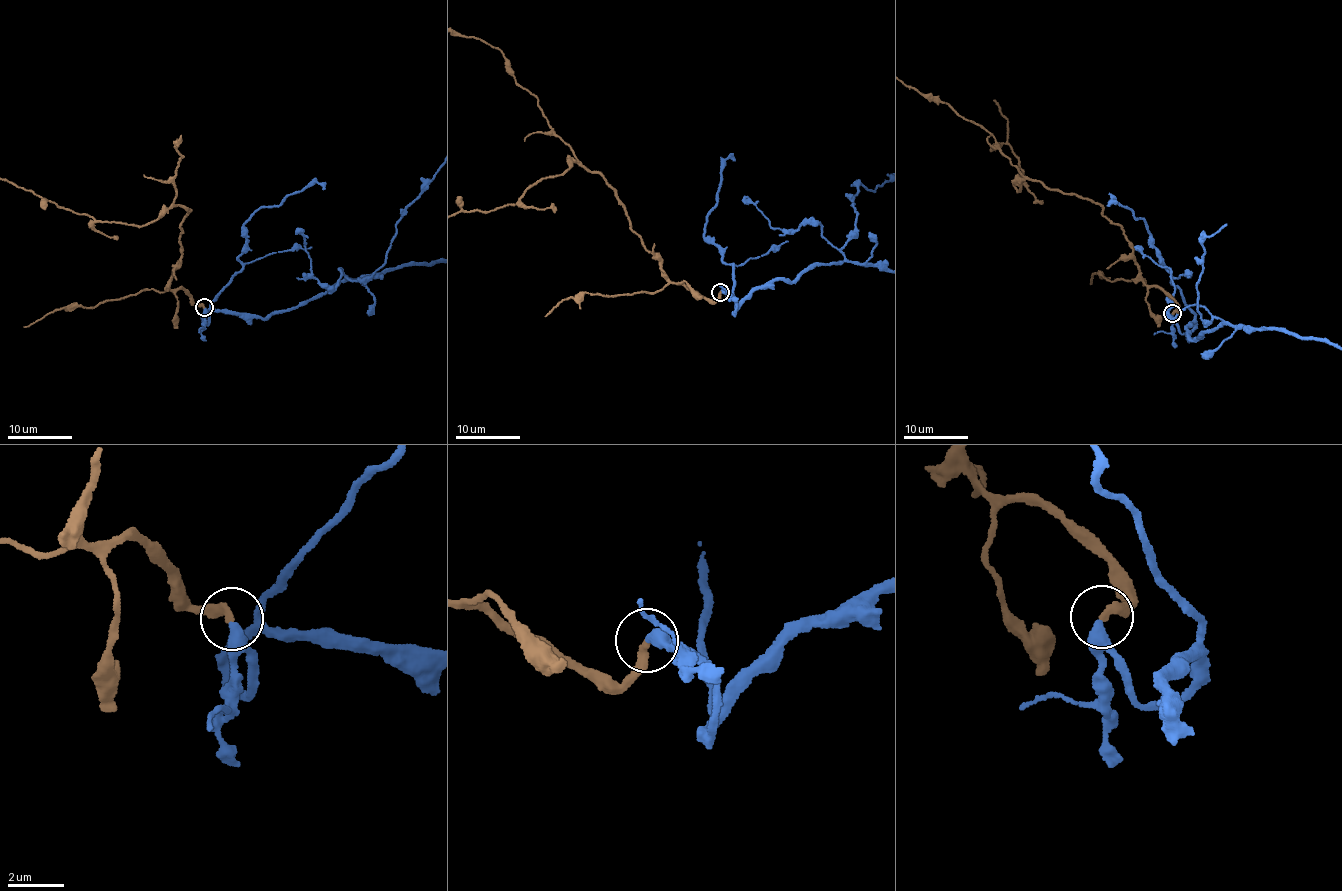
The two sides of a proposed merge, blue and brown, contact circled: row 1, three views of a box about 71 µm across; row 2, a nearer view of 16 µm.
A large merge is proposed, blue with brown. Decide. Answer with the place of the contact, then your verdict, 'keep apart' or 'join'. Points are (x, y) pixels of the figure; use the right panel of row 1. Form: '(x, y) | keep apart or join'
(1172, 313) | join

